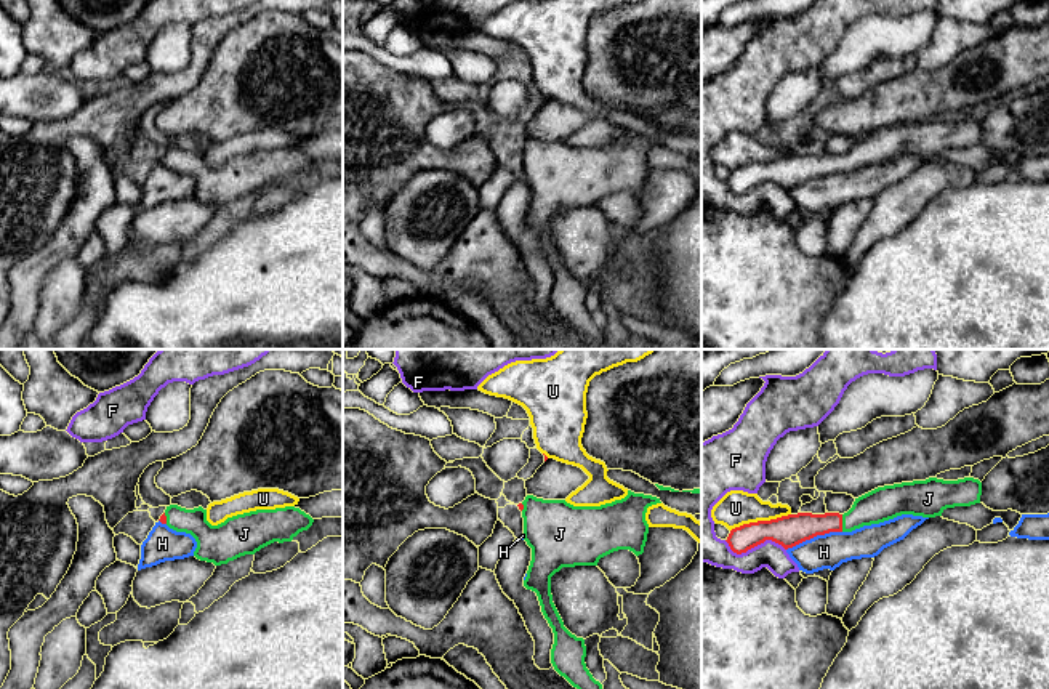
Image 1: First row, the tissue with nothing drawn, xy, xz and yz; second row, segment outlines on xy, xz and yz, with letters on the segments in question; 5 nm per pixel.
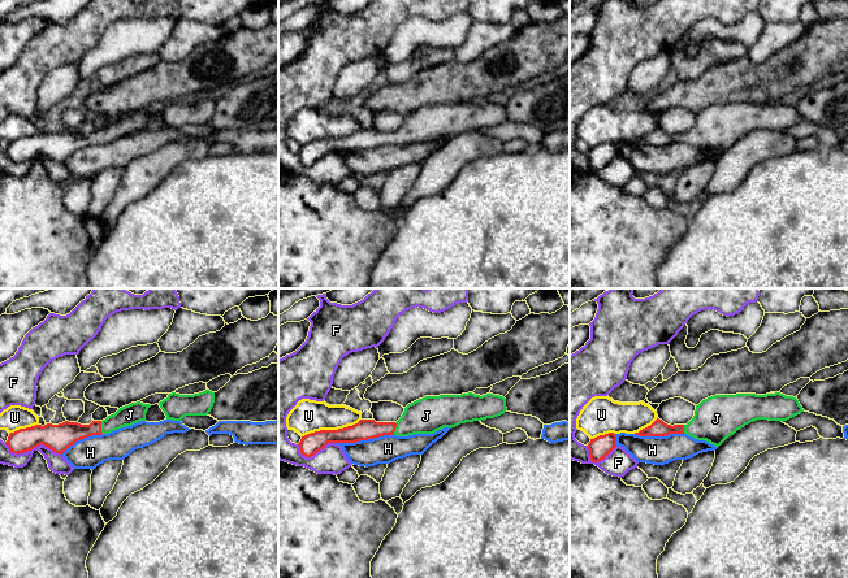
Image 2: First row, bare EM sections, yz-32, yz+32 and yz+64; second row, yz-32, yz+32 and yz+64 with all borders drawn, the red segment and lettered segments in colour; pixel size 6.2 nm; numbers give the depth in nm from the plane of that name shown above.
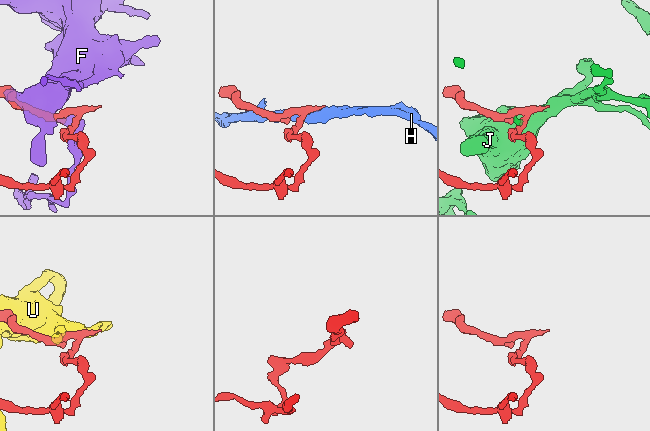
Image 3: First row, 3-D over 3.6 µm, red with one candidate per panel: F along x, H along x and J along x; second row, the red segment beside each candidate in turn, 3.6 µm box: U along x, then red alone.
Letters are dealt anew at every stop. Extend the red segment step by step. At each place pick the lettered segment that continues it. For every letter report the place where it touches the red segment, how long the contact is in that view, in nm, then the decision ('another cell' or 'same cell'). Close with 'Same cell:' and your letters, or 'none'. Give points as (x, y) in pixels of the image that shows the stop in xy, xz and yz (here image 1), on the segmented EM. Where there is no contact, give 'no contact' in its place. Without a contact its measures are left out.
F: yz (755, 545) | 320 nm | another cell
H: yz (814, 535) | 300 nm | another cell
J: yz (841, 523) | 90 nm | same cell
U: yz (759, 521) | 320 nm | another cell
Same cell: J

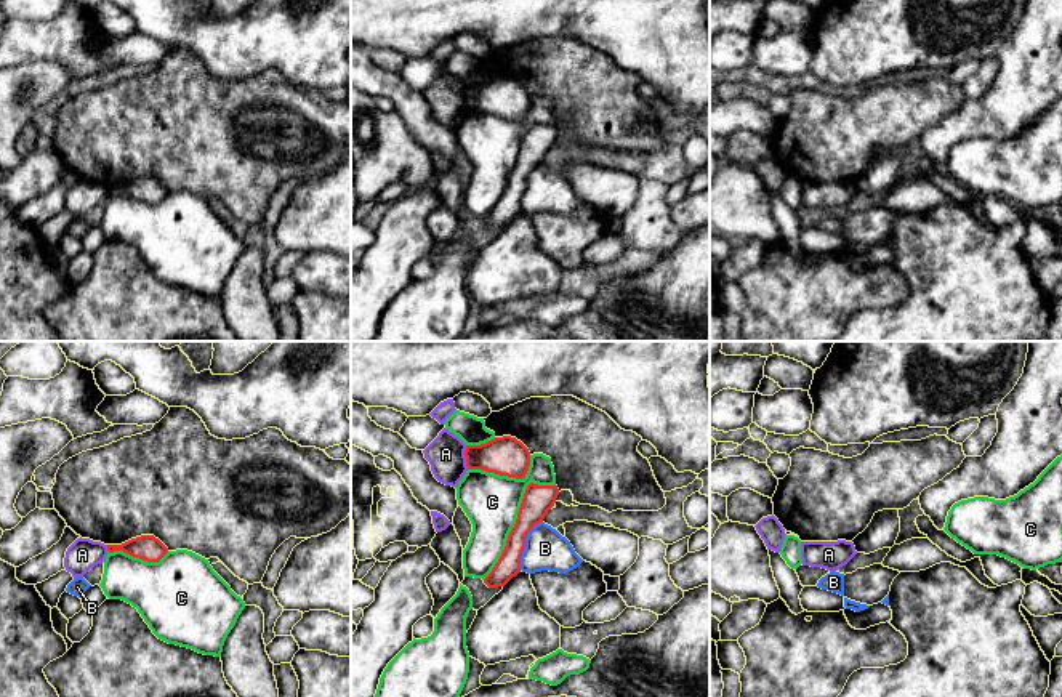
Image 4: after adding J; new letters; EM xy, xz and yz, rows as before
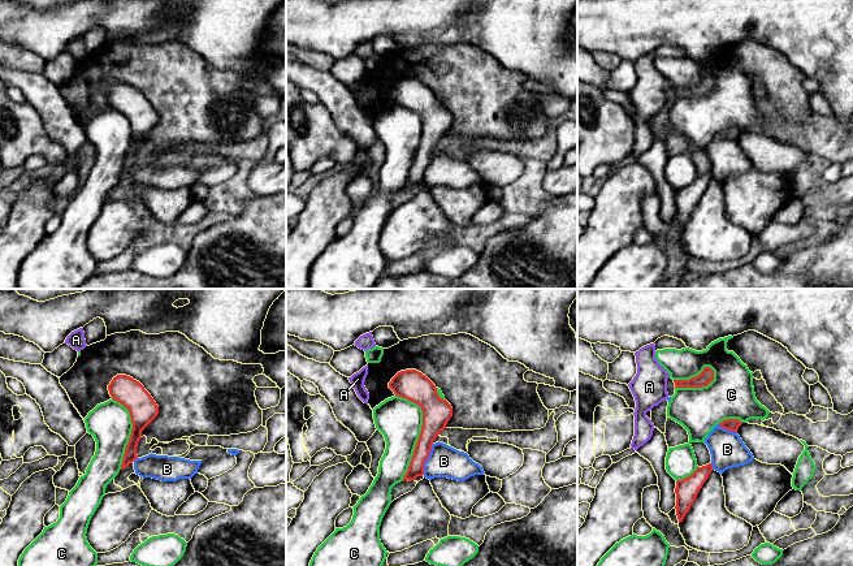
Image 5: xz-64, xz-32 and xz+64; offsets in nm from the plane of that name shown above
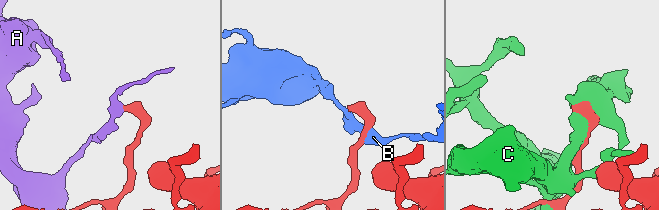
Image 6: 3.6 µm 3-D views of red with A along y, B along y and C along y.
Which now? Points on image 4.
A: xz (465, 455) | 120 nm | another cell
B: xz (524, 545) | 280 nm | another cell
C: xz (516, 519) | 600 nm | another cell
Same cell: none

